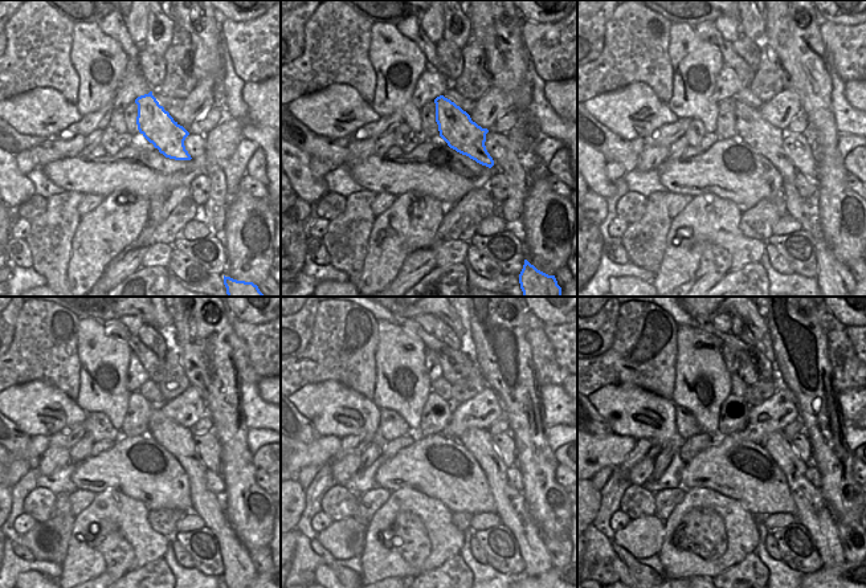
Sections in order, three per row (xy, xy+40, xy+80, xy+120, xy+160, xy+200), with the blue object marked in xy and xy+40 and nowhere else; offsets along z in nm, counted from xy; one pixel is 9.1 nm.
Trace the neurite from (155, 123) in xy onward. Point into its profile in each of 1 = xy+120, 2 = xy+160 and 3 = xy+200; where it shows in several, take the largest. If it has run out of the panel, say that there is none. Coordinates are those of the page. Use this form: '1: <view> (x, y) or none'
1: xy+120 (174, 437)
2: xy+160 (511, 509)
3: xy+200 (813, 514)

